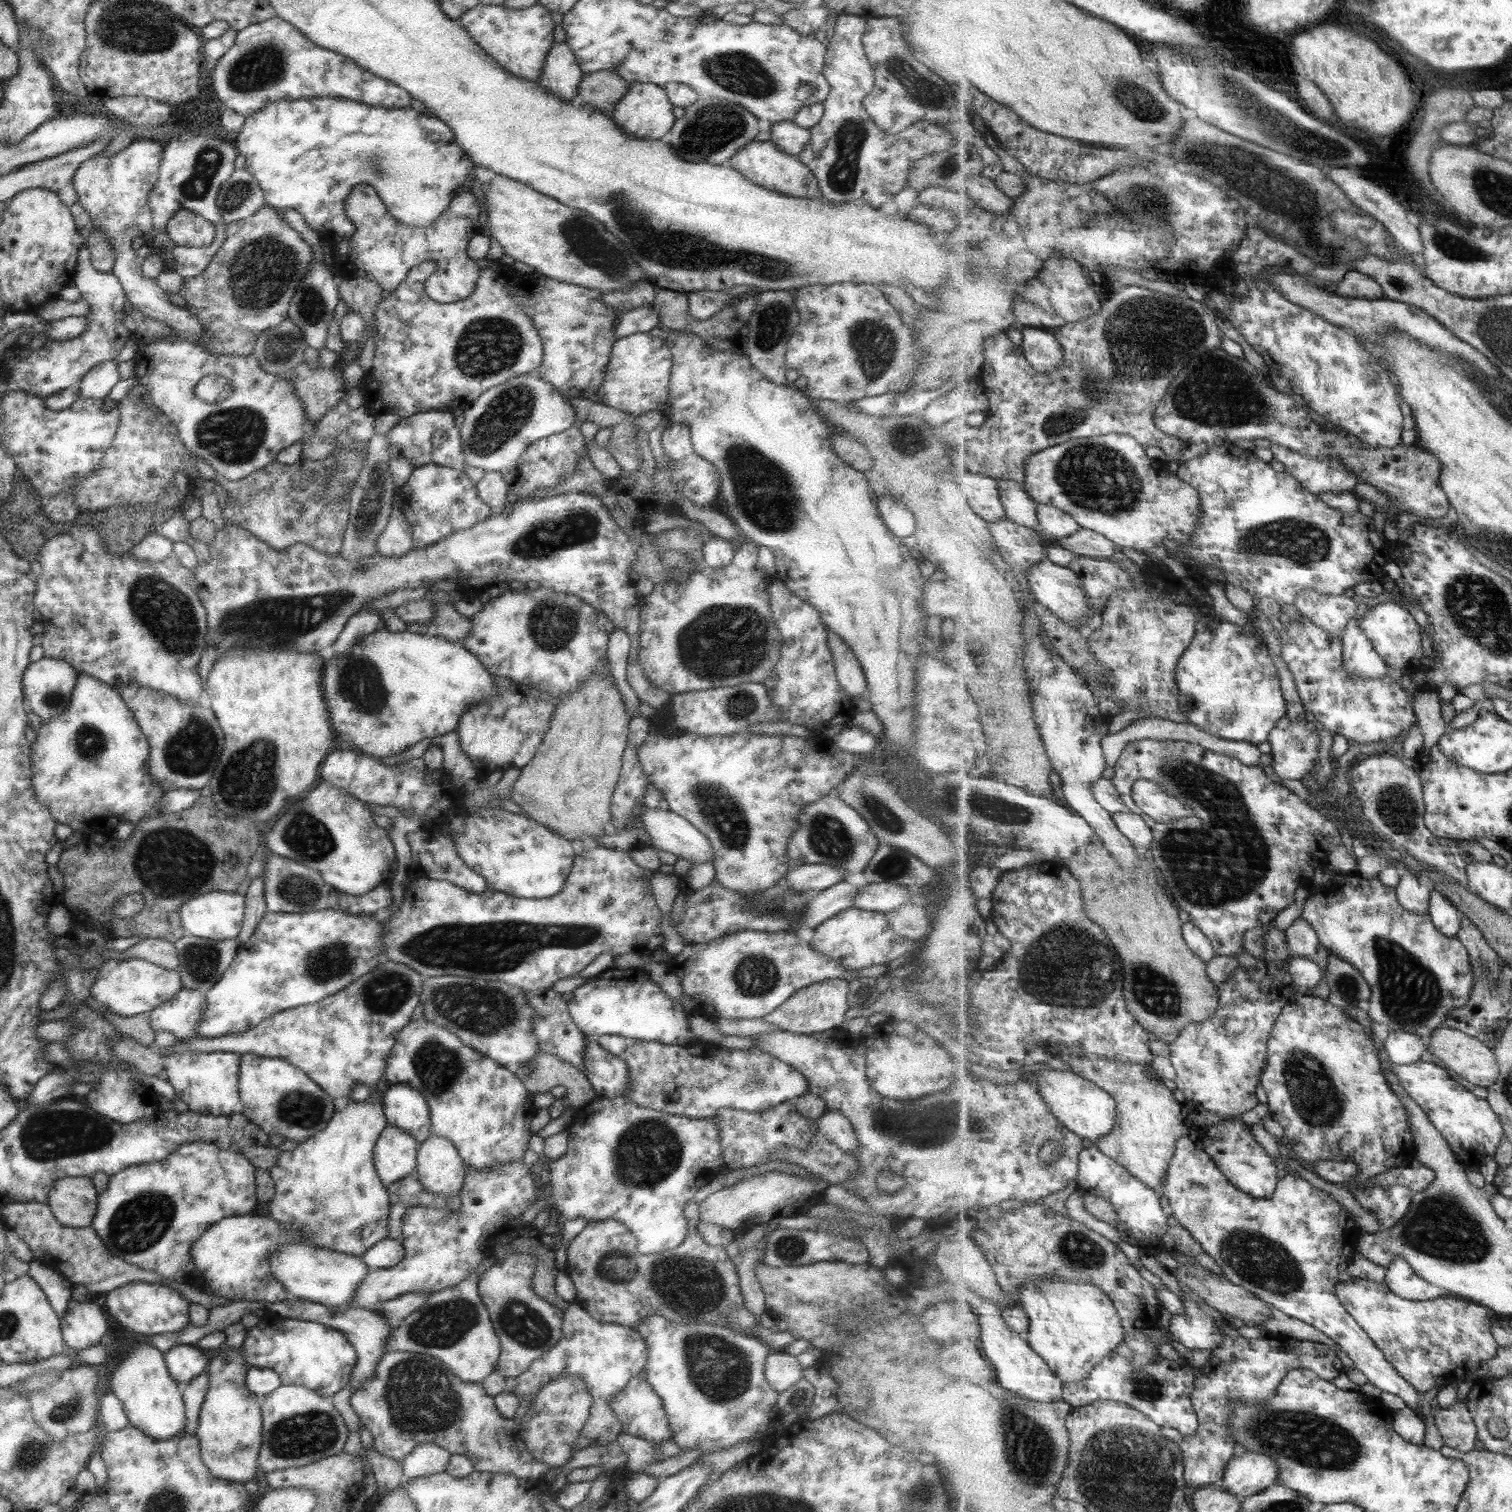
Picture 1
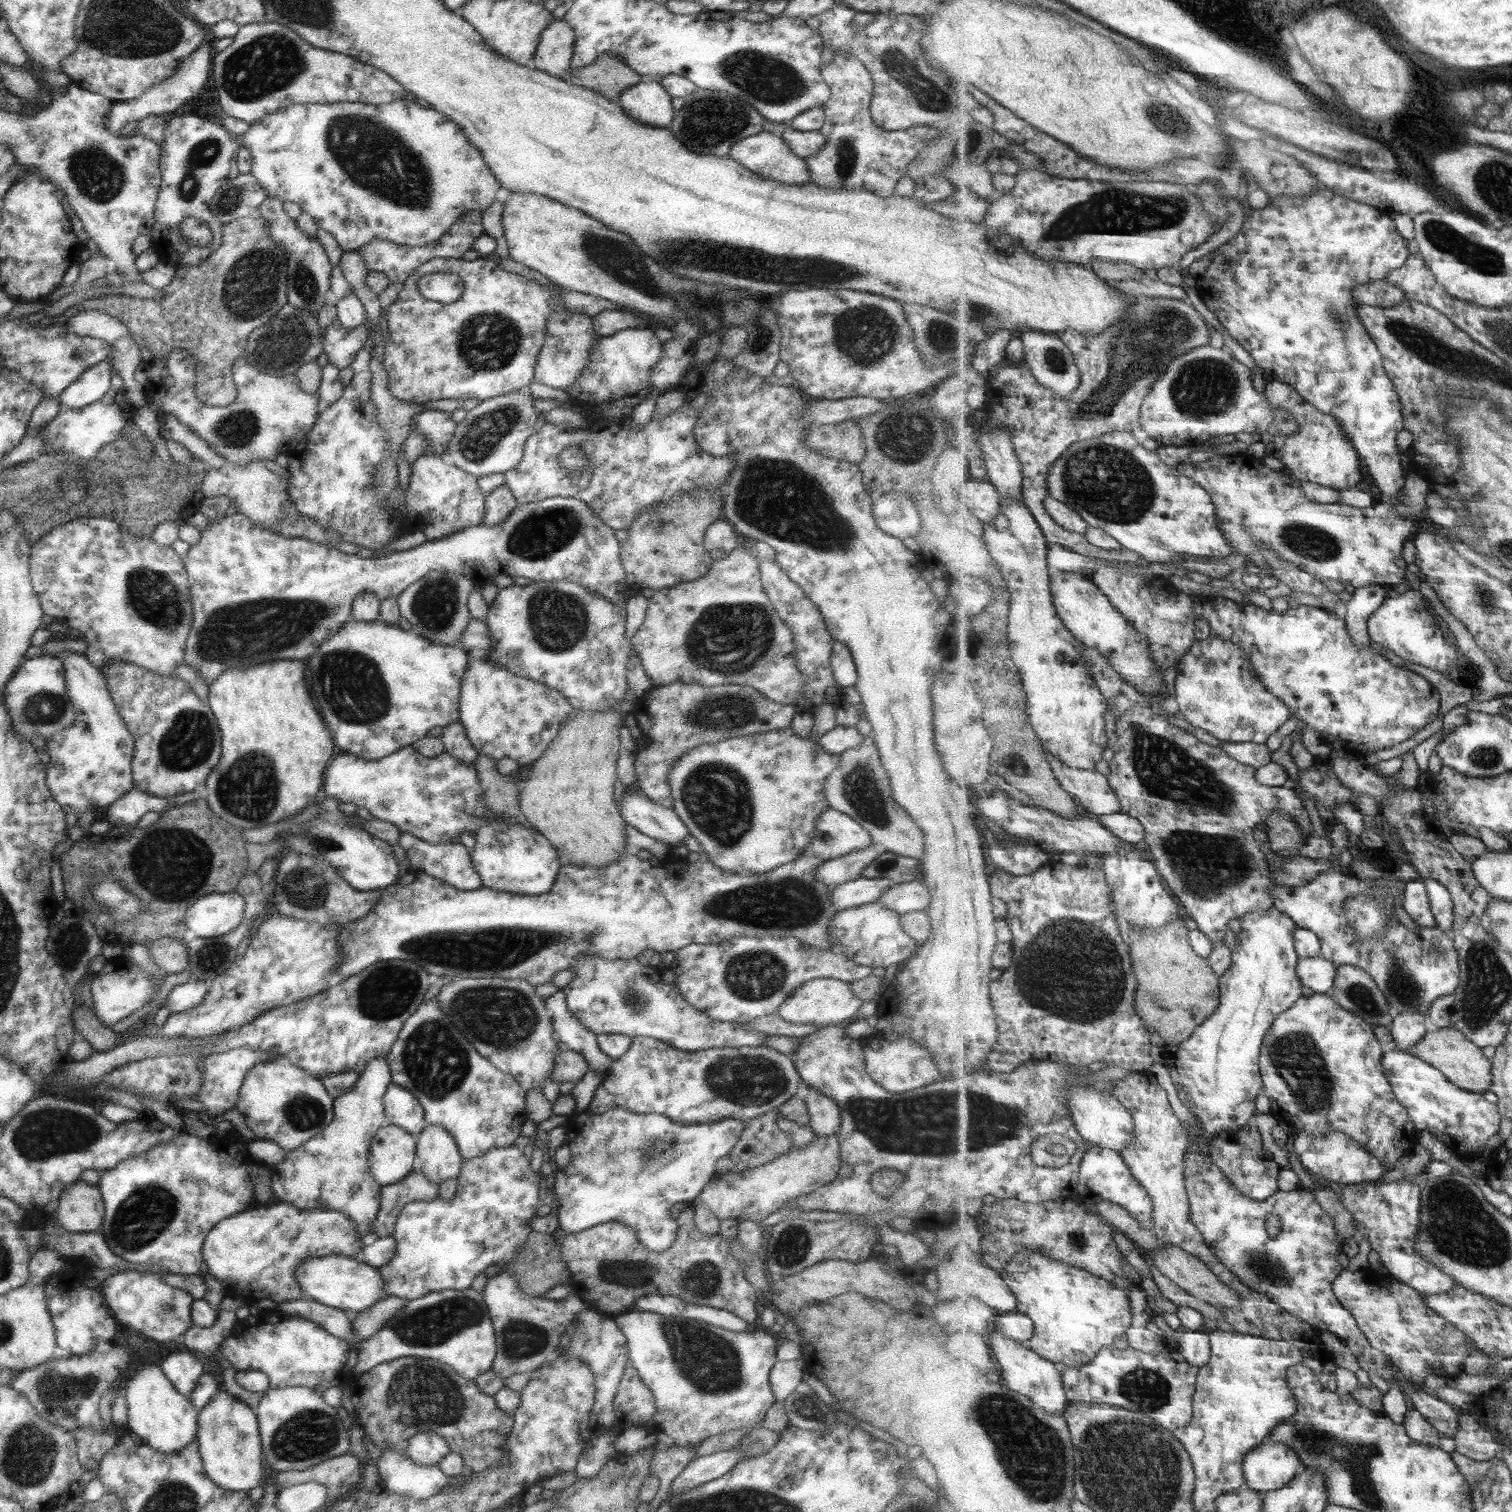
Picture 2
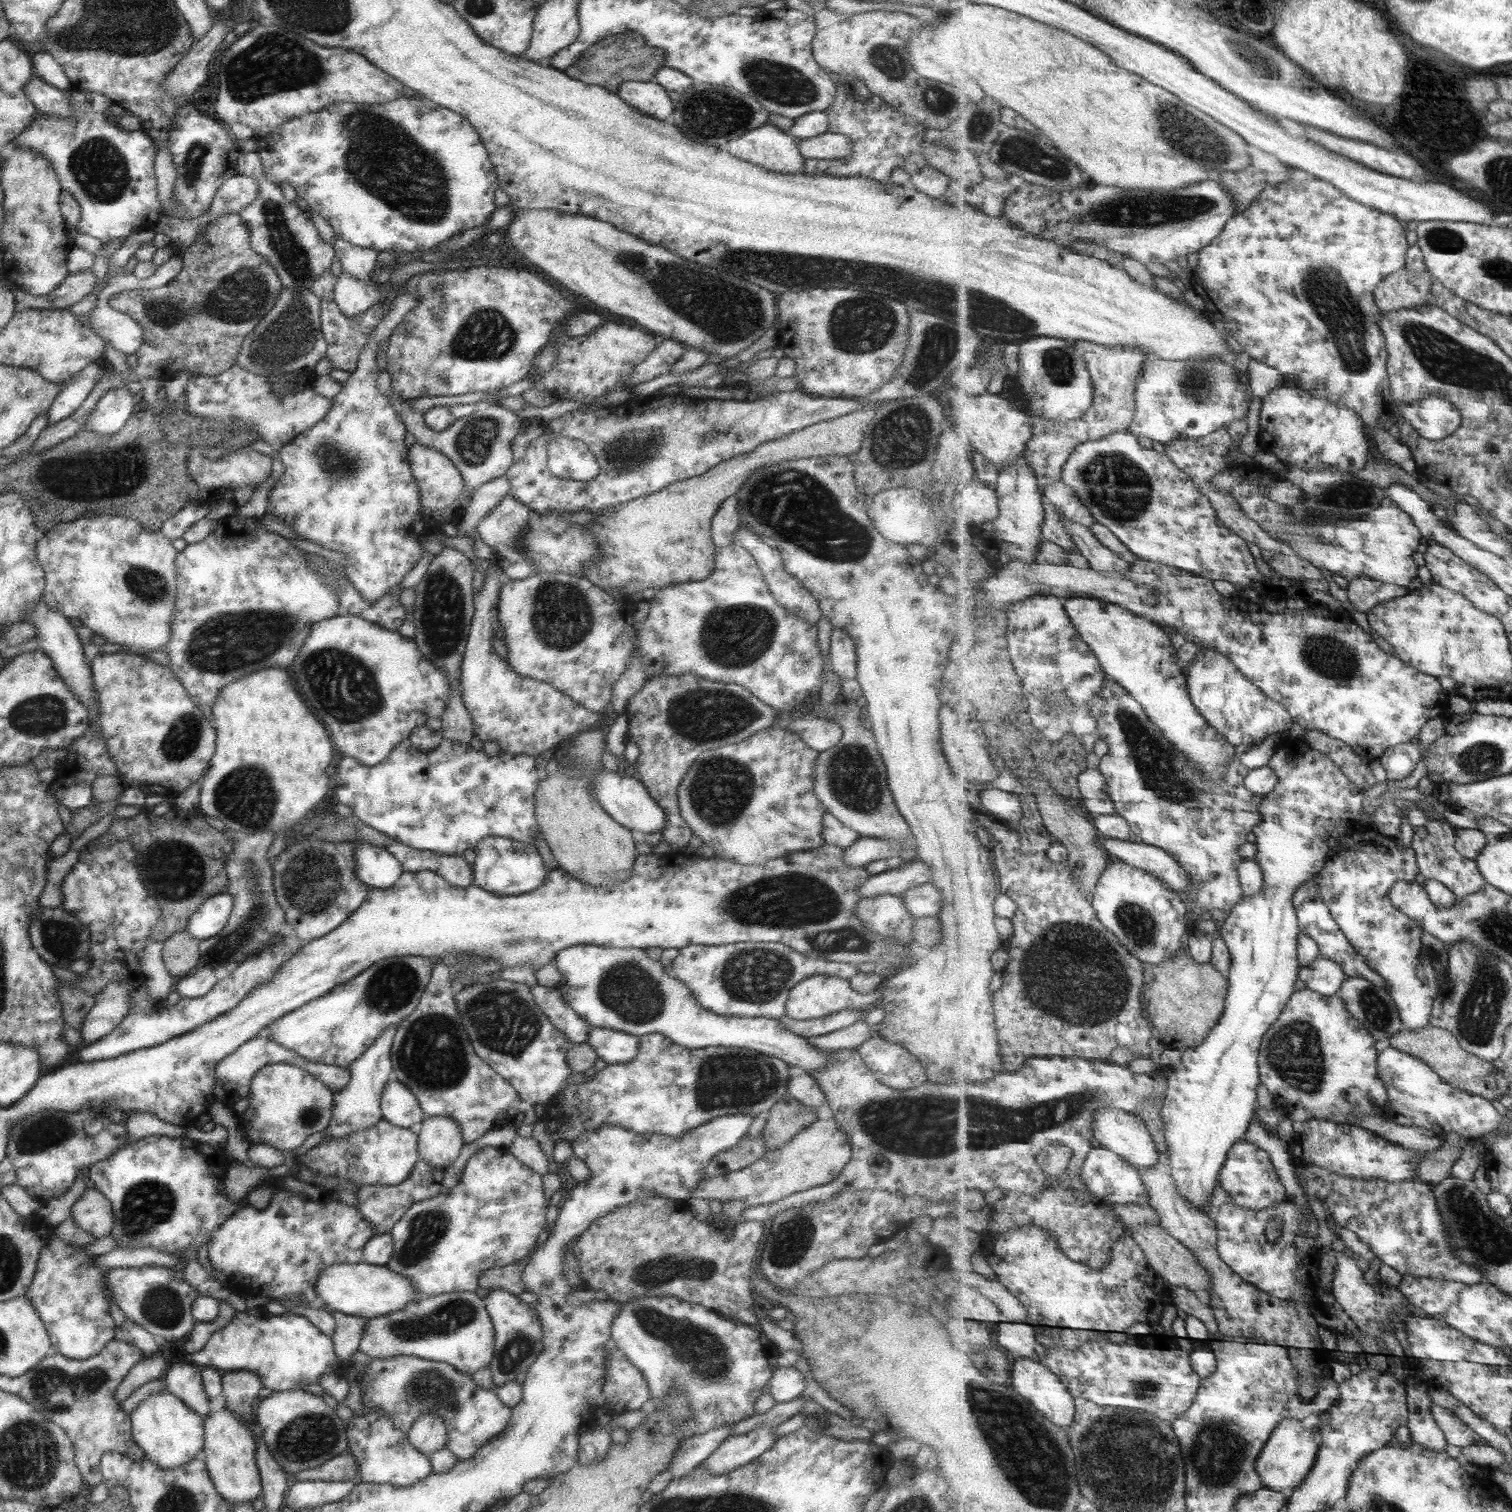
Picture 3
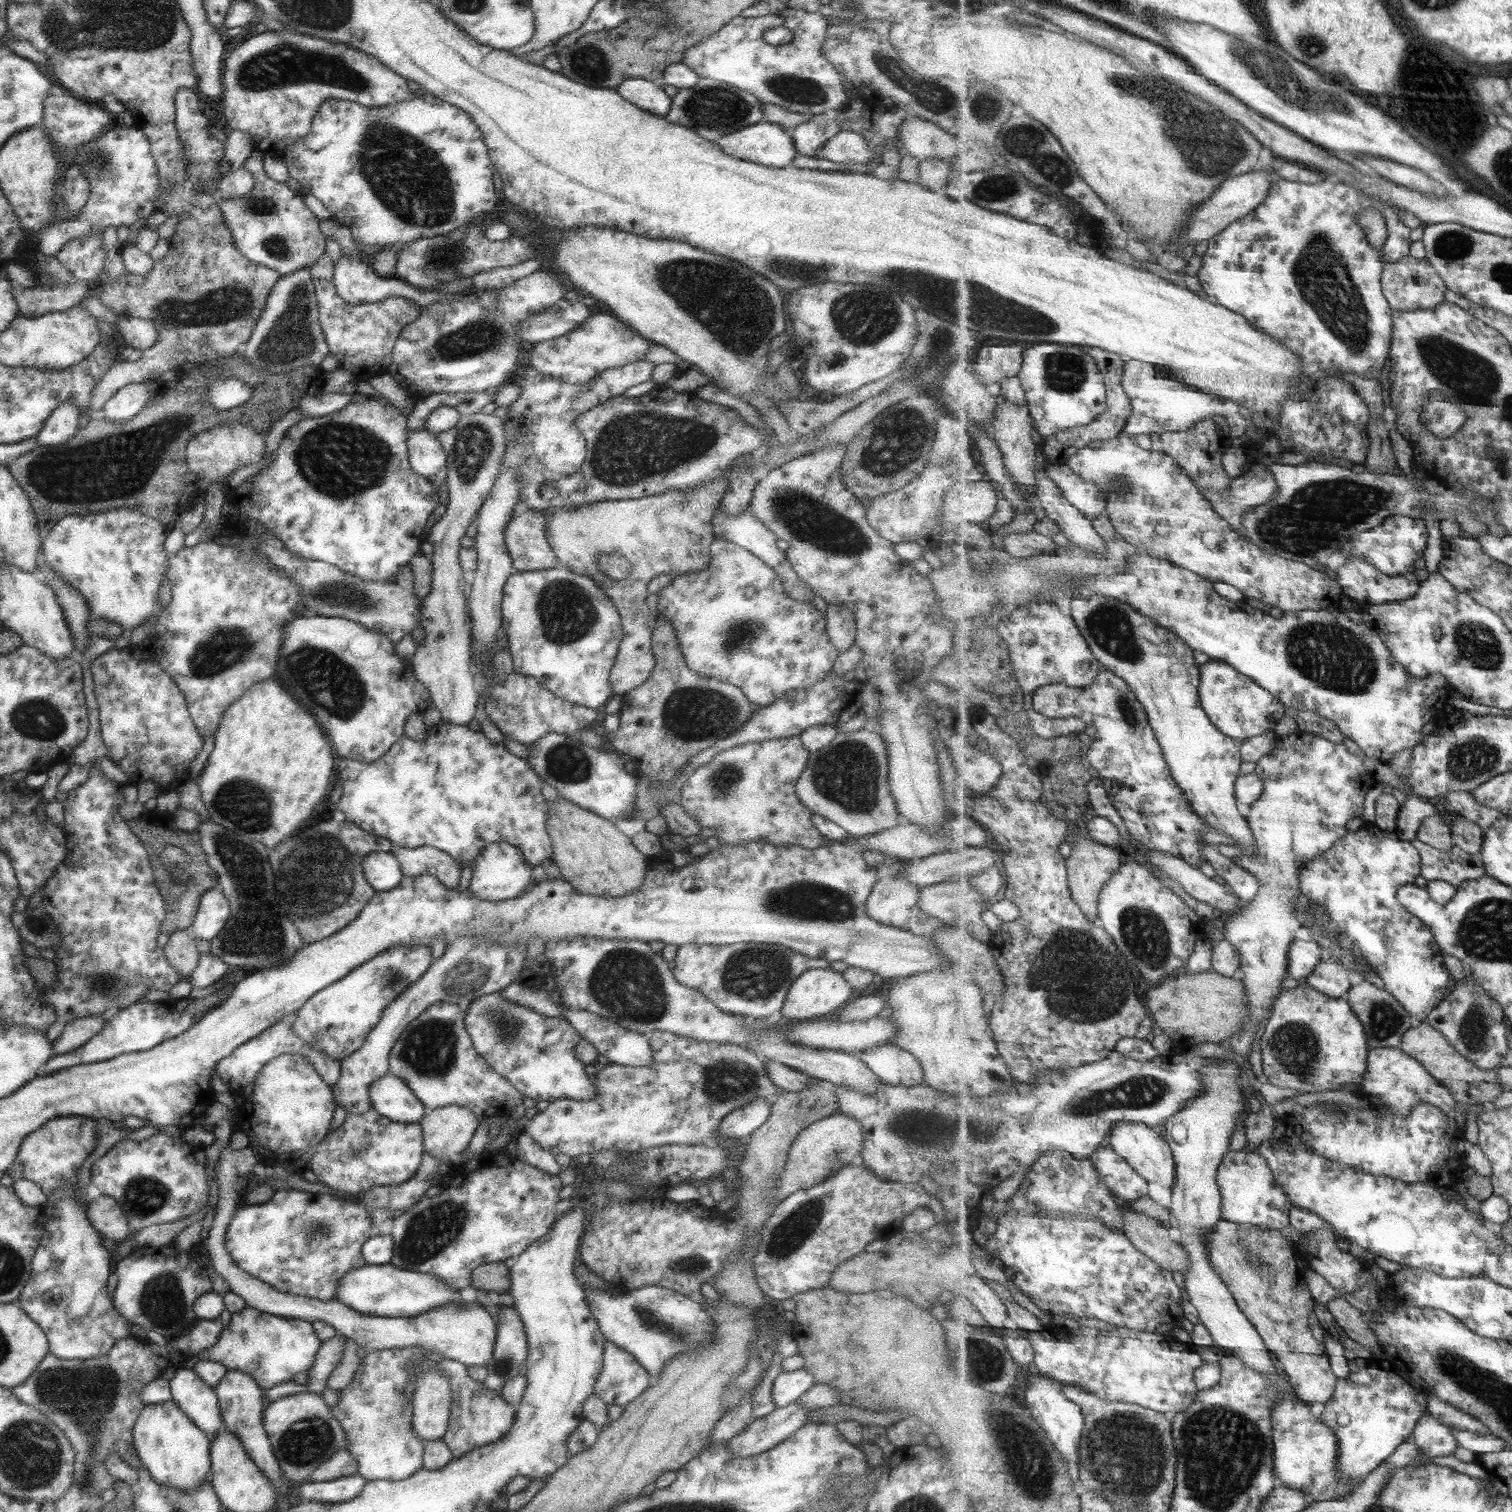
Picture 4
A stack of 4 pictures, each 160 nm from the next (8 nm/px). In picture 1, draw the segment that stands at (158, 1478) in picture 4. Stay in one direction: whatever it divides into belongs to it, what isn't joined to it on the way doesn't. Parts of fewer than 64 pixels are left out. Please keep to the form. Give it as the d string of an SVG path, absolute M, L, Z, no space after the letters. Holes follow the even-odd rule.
M141 1341L131 1343L127 1345L127 1348L121 1348L119 1352L116 1352L117 1356L114 1355L115 1351L116 1348L113 1348L113 1352L109 1354L113 1356L115 1363L109 1374L109 1390L115 1395L115 1398L121 1401L128 1424L155 1440L167 1440L174 1437L175 1433L181 1432L184 1425L184 1404L180 1384L175 1382L175 1379L167 1372L164 1353Z

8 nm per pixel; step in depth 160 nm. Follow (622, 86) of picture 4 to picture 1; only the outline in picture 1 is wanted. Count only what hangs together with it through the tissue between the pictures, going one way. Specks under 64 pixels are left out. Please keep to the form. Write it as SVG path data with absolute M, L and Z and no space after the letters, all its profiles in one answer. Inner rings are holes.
M630 83L625 95L614 104L610 118L623 134L643 140L659 140L667 135L667 130L675 122L673 106L666 98L665 90L649 83Z

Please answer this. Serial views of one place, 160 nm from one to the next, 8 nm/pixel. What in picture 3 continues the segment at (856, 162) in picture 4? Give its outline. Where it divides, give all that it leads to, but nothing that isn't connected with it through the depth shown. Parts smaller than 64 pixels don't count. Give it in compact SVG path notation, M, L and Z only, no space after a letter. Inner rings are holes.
M825 132L819 136L796 139L801 157L804 160L832 160L849 154L847 136Z

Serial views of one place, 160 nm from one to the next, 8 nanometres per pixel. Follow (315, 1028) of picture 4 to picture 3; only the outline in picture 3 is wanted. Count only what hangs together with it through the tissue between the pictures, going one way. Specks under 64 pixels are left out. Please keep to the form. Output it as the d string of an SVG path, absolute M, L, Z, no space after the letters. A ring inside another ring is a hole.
M423 956L383 958L365 968L340 985L335 985L325 994L312 998L296 1009L282 1014L271 1024L264 1026L268 1038L285 1050L292 1051L307 1062L334 1065L347 1069L353 1061L371 1046L372 1042L389 1026L396 1026L415 1007L430 979L432 962Z

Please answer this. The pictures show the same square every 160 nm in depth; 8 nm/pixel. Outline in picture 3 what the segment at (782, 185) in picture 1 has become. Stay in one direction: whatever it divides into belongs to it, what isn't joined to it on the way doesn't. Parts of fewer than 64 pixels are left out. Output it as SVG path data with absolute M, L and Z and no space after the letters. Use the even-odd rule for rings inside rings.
M763 126L725 144L730 156L763 170L795 174L803 170L803 158L797 141L786 130Z

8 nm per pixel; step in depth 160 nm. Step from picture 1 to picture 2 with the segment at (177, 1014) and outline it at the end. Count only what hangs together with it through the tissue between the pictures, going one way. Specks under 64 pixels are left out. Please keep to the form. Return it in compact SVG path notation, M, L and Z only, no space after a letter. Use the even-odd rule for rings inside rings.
M193 980L193 982L179 983L166 994L164 1006L169 1014L178 1014L184 1010L189 1010L203 1000L207 989L206 982L202 980L201 982Z

